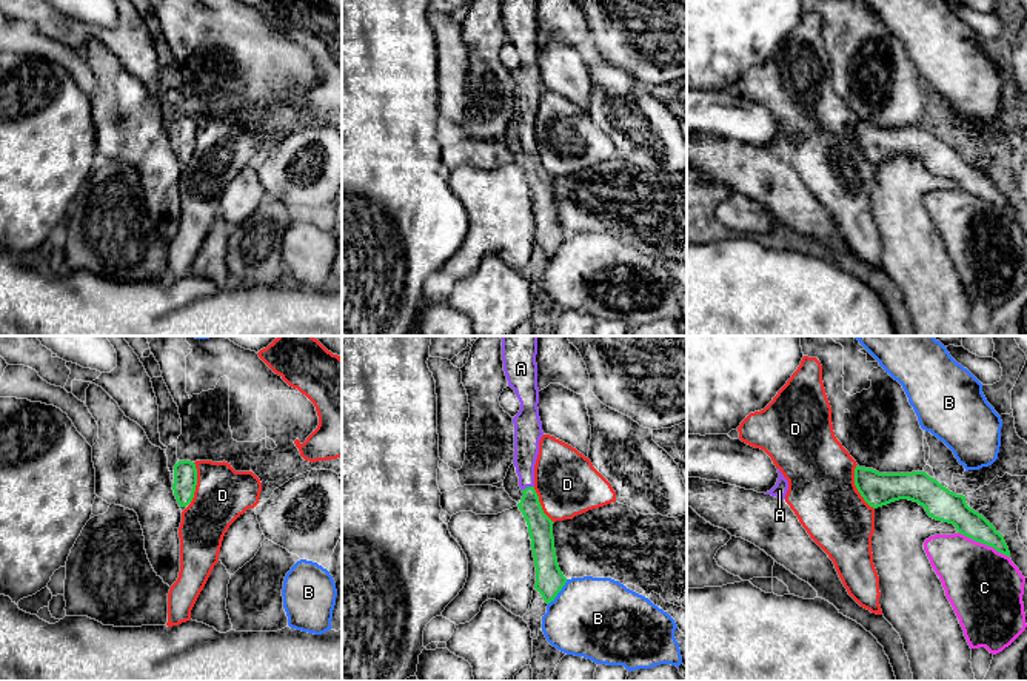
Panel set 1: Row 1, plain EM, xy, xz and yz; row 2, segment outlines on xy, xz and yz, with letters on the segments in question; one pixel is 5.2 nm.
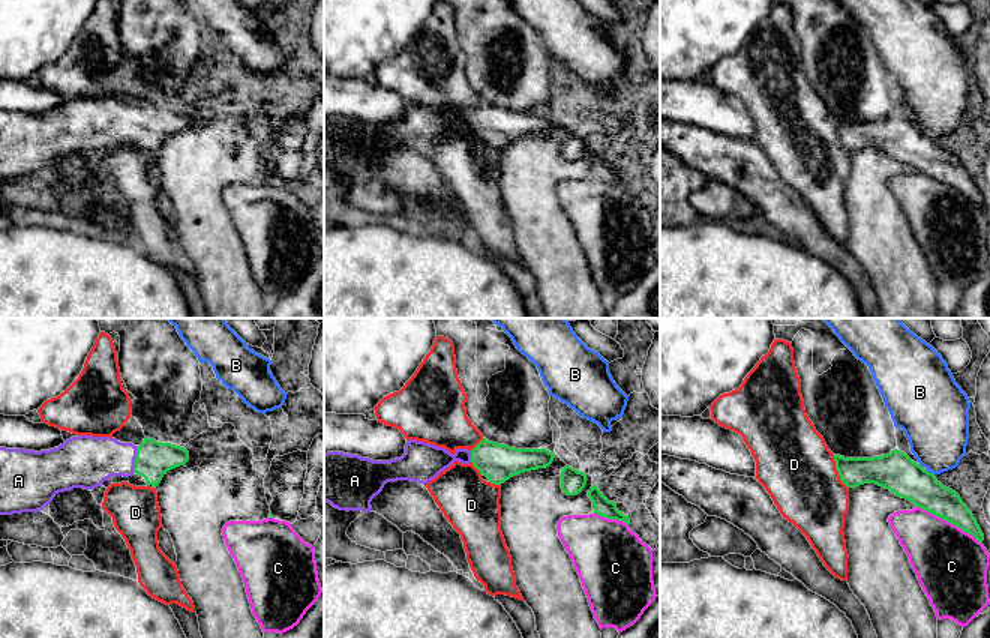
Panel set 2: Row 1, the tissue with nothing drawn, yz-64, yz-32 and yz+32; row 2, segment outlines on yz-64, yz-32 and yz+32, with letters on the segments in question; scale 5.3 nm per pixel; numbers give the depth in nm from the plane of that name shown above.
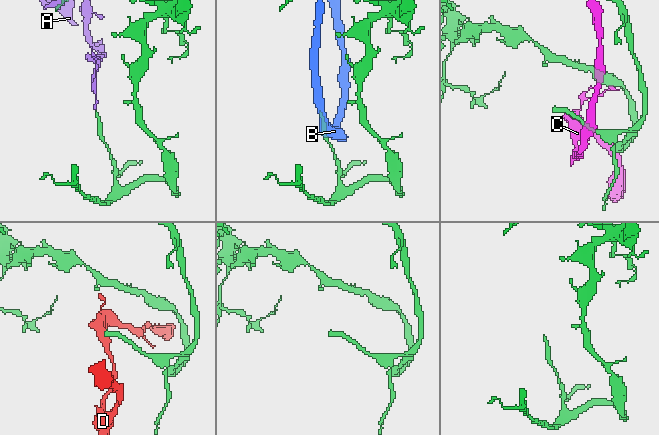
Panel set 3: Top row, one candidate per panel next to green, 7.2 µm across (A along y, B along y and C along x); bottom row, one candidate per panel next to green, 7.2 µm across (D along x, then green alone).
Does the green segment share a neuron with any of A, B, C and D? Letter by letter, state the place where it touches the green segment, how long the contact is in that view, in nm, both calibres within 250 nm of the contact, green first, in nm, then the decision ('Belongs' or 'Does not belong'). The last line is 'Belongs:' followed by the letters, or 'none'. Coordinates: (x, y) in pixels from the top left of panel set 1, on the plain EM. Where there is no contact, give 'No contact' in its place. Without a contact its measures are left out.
A: Touches green at xz (527, 142). Shared border 70 nm. Thickness 130 nm (green) against 130 nm. Belongs
B: Touches green at xz (559, 245). Shared border 170 nm. Thickness 150 nm (green) against 440 nm. Does not belong
C: Touches green at yz (984, 197). Shared border 300 nm. Thickness 150 nm (green) against 400 nm. Does not belong
D: Touches green at yz (856, 142). Shared border 260 nm. Thickness 180 nm (green) against 360 nm. Does not belong
Belongs: A

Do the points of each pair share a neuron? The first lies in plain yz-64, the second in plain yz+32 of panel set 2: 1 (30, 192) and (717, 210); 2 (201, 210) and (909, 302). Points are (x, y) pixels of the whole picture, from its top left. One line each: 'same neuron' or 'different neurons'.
1: same neuron
2: same neuron

